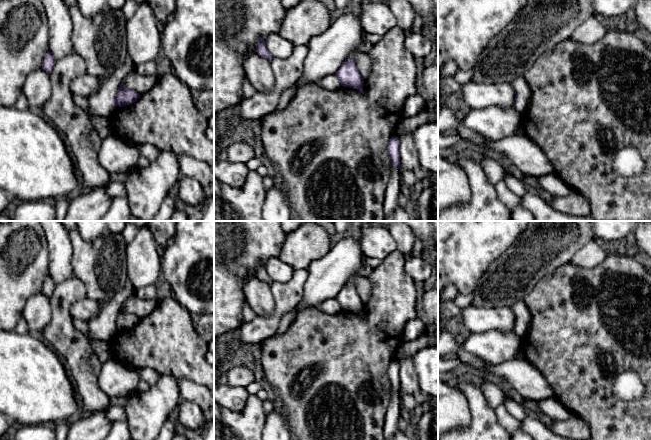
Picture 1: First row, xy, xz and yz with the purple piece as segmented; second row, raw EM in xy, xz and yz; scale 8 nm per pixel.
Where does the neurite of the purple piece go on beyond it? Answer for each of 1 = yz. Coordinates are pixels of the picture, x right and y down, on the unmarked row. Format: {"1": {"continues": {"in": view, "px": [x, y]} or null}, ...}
{"1": {"continues": null}}

